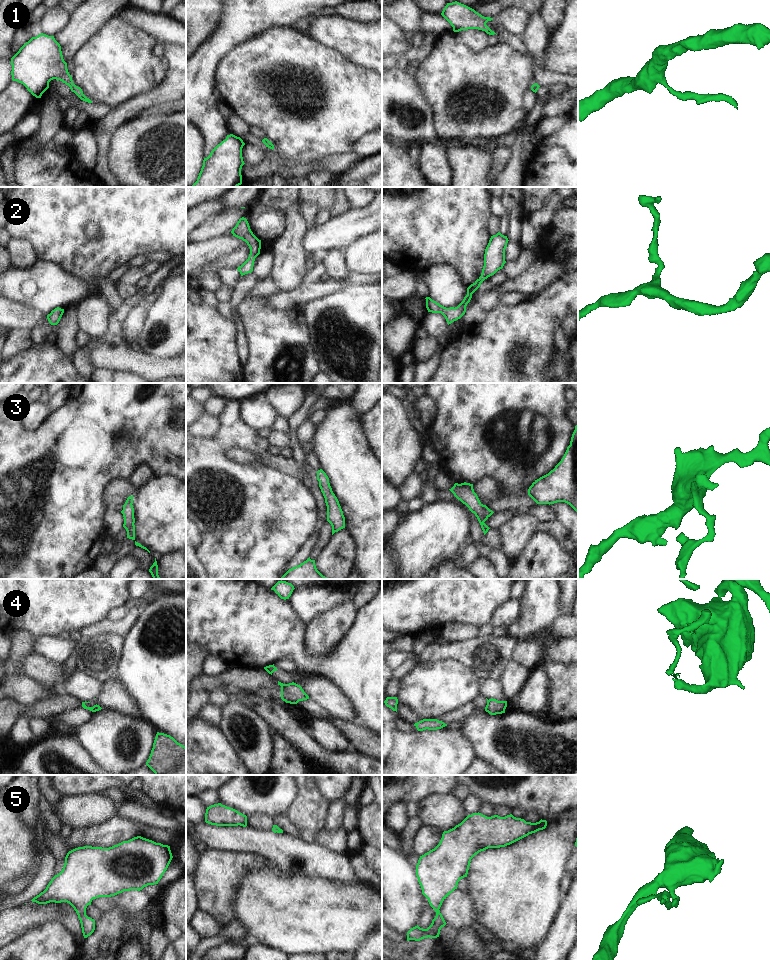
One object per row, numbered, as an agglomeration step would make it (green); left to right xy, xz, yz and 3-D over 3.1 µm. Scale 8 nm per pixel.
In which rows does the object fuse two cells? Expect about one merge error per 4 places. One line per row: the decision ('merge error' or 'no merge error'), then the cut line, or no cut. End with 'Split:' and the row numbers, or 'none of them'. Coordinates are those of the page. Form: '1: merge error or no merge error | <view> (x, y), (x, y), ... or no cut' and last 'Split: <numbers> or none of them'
1: no merge error | no cut
2: no merge error | no cut
3: no merge error | no cut
4: merge error | xz (286, 684), (281, 687)
5: no merge error | no cut
Split: 4

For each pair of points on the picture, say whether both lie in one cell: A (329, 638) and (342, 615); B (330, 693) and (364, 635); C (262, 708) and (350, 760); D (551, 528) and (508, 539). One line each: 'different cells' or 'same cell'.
A: same cell
B: different cells
C: same cell
D: same cell

